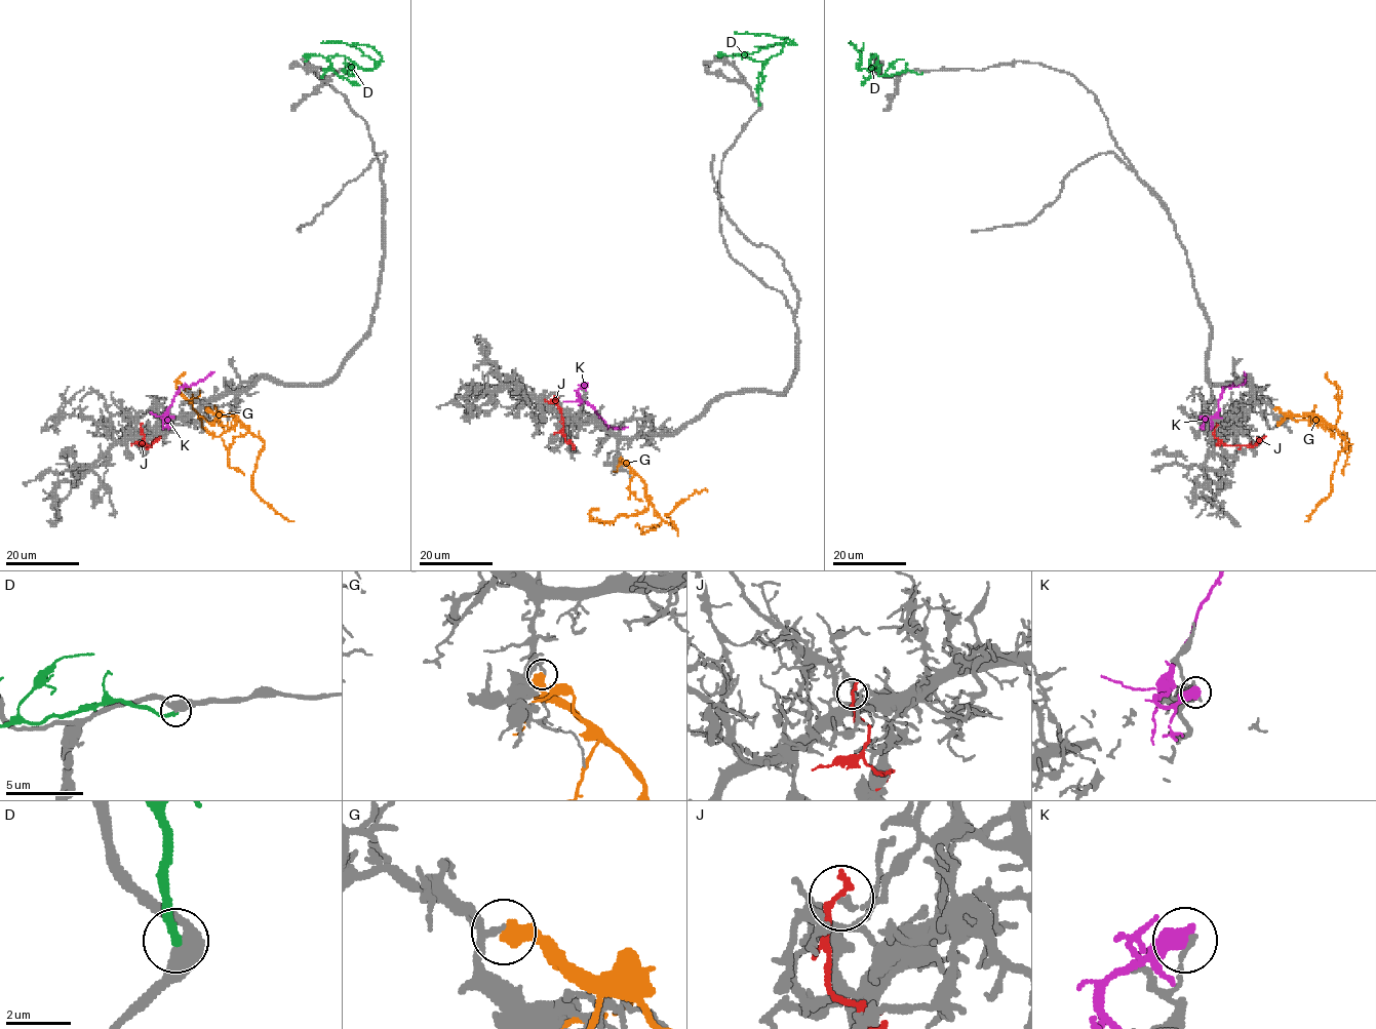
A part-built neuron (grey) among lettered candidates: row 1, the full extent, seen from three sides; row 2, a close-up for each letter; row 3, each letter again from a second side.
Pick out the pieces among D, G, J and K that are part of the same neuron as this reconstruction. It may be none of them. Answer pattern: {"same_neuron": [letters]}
{"same_neuron": []}

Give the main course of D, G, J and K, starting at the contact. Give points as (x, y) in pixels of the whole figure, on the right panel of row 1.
D: (922, 73), (904, 71), (880, 76), (875, 65), (870, 70), (857, 69), (860, 54), (849, 42)
G: (1274, 408), (1296, 416), (1315, 414), (1331, 424), (1346, 442), (1332, 473), (1330, 493), (1307, 521)
J: (1216, 427), (1215, 436), (1230, 445), (1251, 445), (1266, 436)
K: (1202, 417), (1206, 420), (1216, 414), (1222, 389), (1232, 384), (1236, 387), (1245, 382), (1244, 372)

